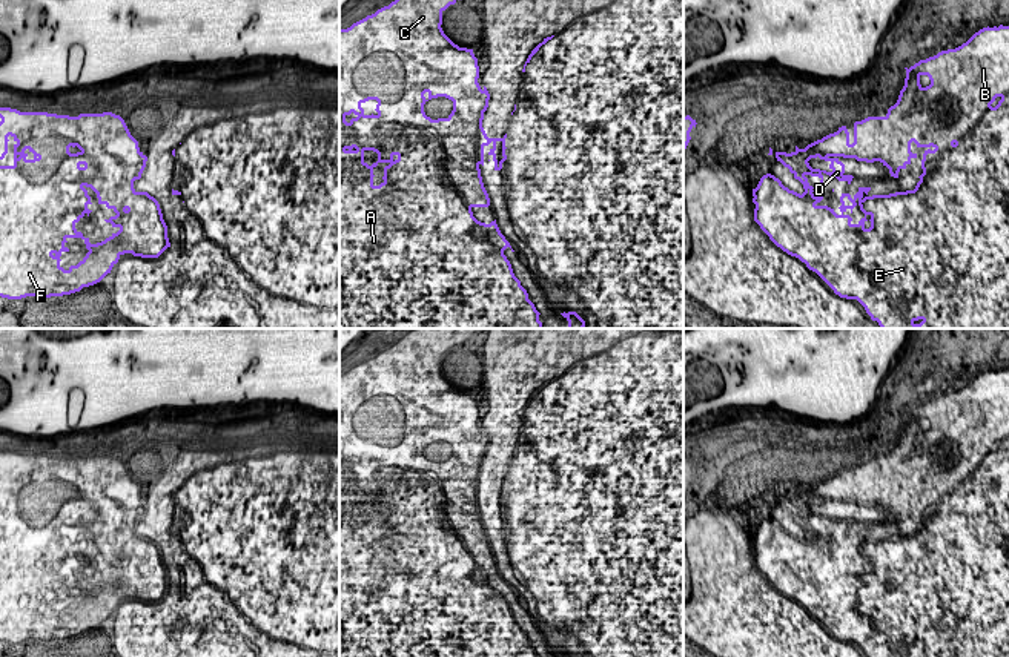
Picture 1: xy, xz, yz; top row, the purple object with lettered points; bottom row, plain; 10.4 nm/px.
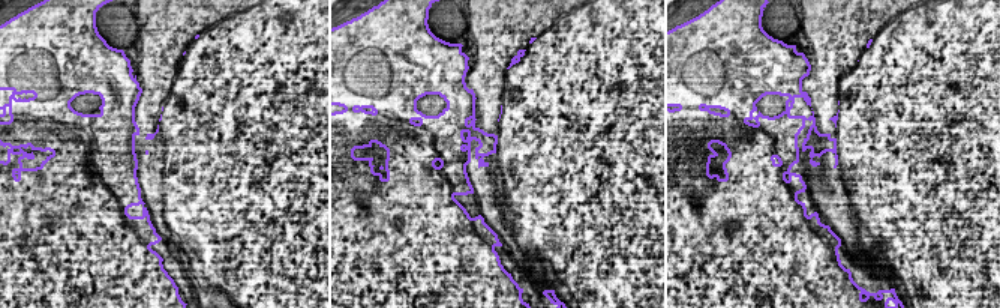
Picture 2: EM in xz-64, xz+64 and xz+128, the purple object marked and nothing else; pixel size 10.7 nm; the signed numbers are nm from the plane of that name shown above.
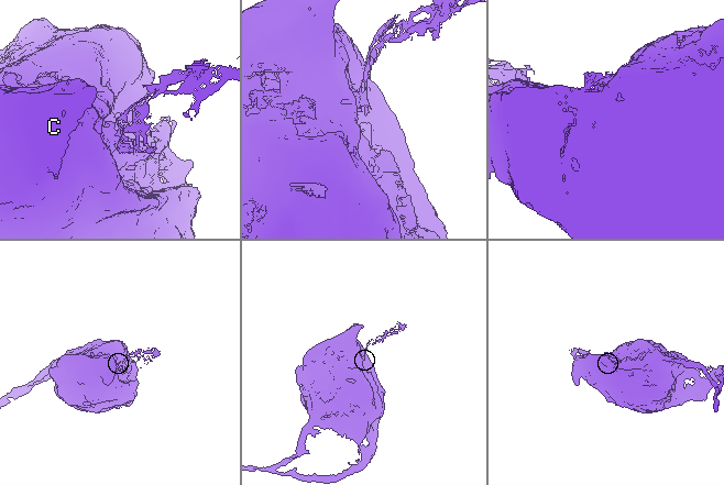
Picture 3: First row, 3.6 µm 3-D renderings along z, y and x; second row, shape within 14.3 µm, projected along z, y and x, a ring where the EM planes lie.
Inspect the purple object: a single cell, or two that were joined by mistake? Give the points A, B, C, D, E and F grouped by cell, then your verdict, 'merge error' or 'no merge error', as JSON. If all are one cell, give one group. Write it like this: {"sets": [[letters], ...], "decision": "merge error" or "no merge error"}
{"sets": [["A", "B", "C", "E", "F"], ["D"]], "decision": "merge error"}

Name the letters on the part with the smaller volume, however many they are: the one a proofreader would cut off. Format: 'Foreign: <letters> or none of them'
Foreign: D

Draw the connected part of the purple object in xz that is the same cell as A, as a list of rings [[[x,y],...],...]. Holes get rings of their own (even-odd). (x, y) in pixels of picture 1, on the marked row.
[[[395,0],[375,14],[353,23],[347,29],[339,29],[339,328],[542,328],[539,312],[528,299],[527,290],[514,276],[504,250],[511,249],[501,233],[496,220],[490,224],[473,216],[473,207],[488,207],[490,198],[484,187],[478,152],[465,149],[461,138],[467,138],[465,130],[478,130],[484,114],[484,91],[481,89],[479,66],[473,49],[459,48],[442,31],[442,12],[456,0]],[[438,97],[453,101],[453,111],[447,118],[432,120],[424,112],[424,104]],[[376,100],[376,115],[366,115],[362,103]],[[364,152],[378,154],[378,161],[369,166]],[[385,163],[382,183],[373,184],[373,169]]]

